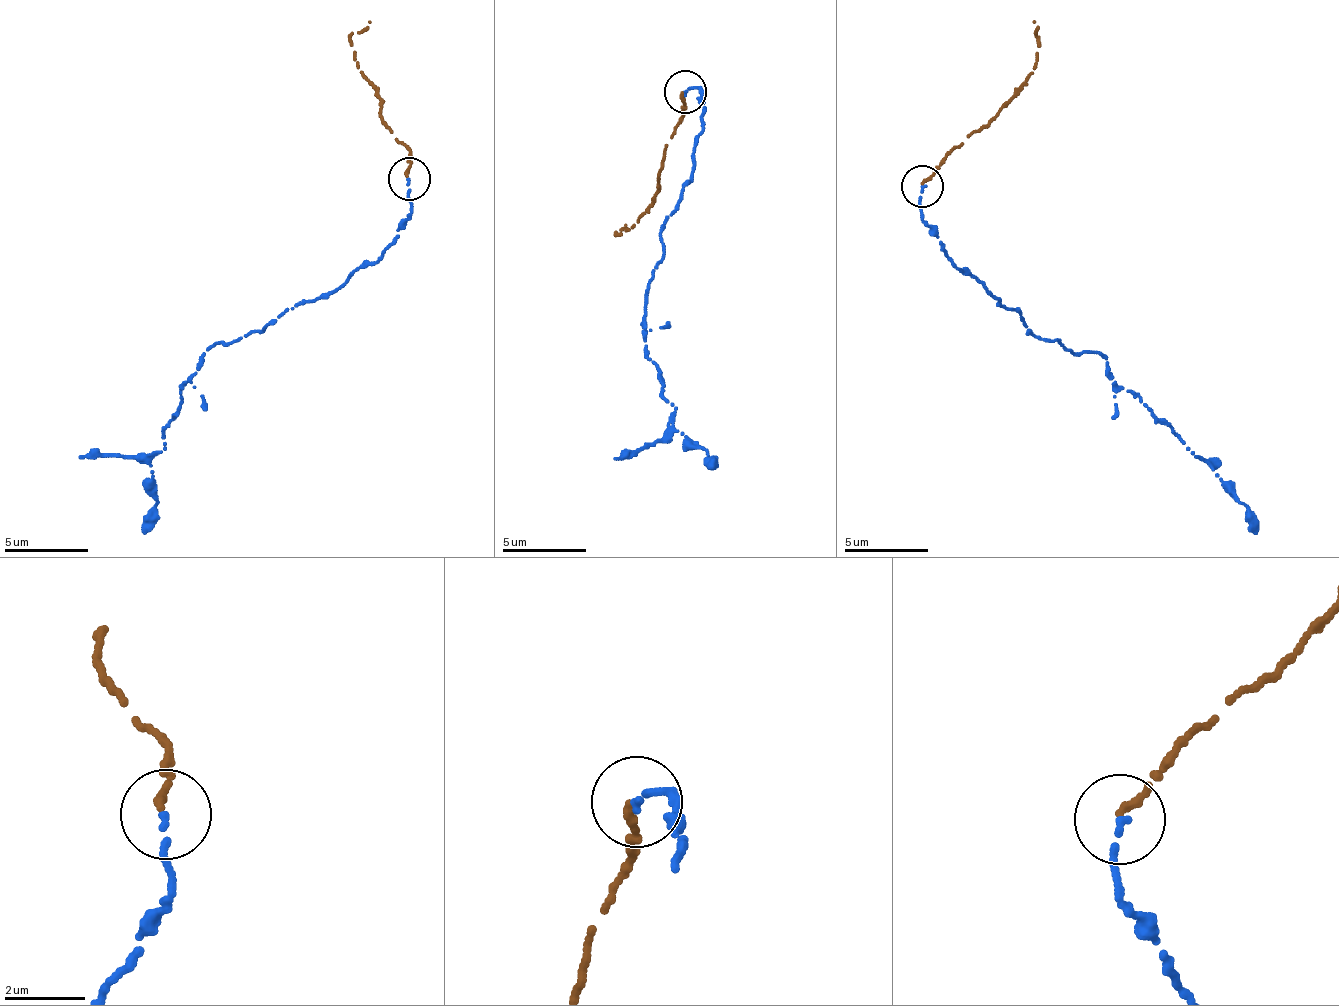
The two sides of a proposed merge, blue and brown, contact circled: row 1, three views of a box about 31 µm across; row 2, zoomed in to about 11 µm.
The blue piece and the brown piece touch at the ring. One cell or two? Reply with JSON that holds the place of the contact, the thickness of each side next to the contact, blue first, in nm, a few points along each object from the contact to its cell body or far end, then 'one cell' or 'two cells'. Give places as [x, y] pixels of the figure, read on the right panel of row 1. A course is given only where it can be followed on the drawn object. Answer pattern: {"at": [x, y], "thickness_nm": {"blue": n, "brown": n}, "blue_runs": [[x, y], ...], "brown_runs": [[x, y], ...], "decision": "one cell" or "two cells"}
{"at": [922, 186], "thickness_nm": {"blue": 160, "brown": 200}, "blue_runs": [[922, 184], [922, 218], [957, 268], [1018, 309], [1033, 338], [1099, 351], [1240, 500], [1257, 534]], "brown_runs": [[920, 185], [1022, 87], [1036, 64], [1038, 39], [1033, 20]], "decision": "one cell"}

